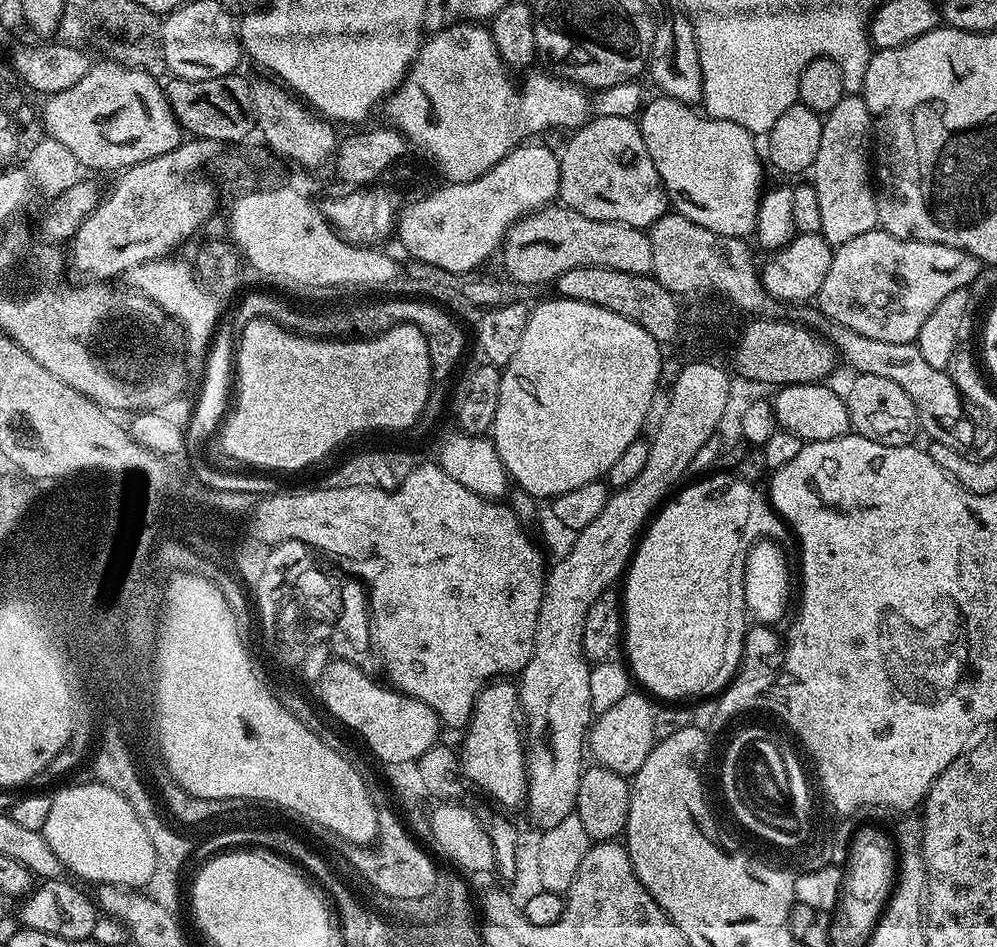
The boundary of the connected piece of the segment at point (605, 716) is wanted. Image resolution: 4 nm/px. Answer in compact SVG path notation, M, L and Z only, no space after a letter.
M633 690L621 698L612 709L599 713L593 719L590 729L590 756L597 765L609 768L626 777L633 777L646 762L650 750L656 745L654 726L656 725L657 709L652 708L653 701L643 691Z

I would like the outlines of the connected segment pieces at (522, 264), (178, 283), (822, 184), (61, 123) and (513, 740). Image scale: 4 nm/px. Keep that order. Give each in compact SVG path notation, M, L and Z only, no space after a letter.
M549 206L539 212L529 212L520 217L508 233L504 235L502 256L504 252L503 271L509 277L523 284L543 284L555 282L566 270L574 270L574 266L606 266L610 270L626 270L626 274L649 275L654 262L654 250L650 250L650 238L647 231L634 226L626 226L618 222L606 222L586 218L586 214L578 214L567 206Z
M177 258L151 260L142 262L142 266L134 266L126 274L127 287L149 296L156 305L173 321L188 327L188 336L192 339L192 348L203 353L212 344L220 323L221 301L212 296L197 280L193 265Z
M845 94L842 102L838 102L834 110L827 112L823 121L822 142L818 146L818 158L814 158L810 169L810 183L816 187L822 209L822 226L819 233L827 238L829 244L839 246L850 242L850 238L858 238L858 234L873 231L878 224L876 188L873 173L870 171L870 145L874 140L874 125L870 110L860 94Z
M104 58L99 62L101 64L93 63L86 75L70 86L70 90L54 92L47 97L48 109L44 112L44 120L48 123L50 136L68 146L88 170L97 168L111 174L177 148L182 142L182 129L168 101L167 91L152 77L155 75L143 68L128 68L117 60Z
M500 678L487 684L480 691L476 704L472 707L472 716L468 720L468 727L463 733L464 748L459 749L462 776L469 785L472 784L480 792L485 792L496 804L504 808L516 808L525 803L528 798L528 767L524 761L526 751L526 736L522 731L520 698L518 688L511 679Z

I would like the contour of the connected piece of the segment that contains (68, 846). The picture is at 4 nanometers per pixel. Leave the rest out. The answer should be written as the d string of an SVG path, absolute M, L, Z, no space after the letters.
M97 782L69 784L69 788L51 793L50 815L43 831L50 850L58 854L67 871L69 868L74 875L81 876L76 877L81 881L143 889L155 873L155 854L149 835L134 814L134 807L109 786Z

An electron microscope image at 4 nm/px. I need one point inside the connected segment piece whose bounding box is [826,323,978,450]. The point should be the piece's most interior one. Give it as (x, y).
(942, 413)

